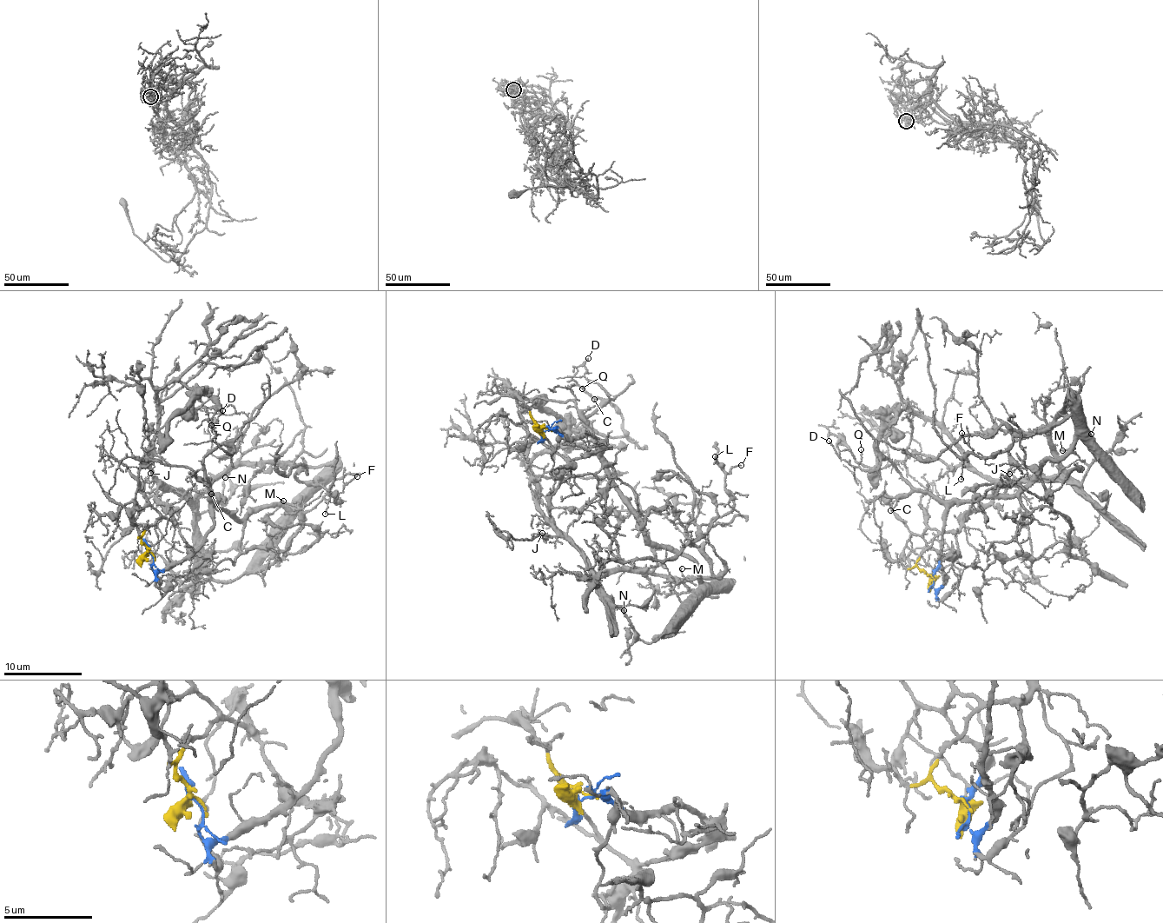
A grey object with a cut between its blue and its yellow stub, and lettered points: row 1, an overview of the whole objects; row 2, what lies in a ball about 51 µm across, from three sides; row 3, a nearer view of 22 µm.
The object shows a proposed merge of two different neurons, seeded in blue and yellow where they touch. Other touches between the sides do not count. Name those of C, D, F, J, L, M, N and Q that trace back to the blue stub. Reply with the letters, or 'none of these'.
C, D, F, L, M, Q

